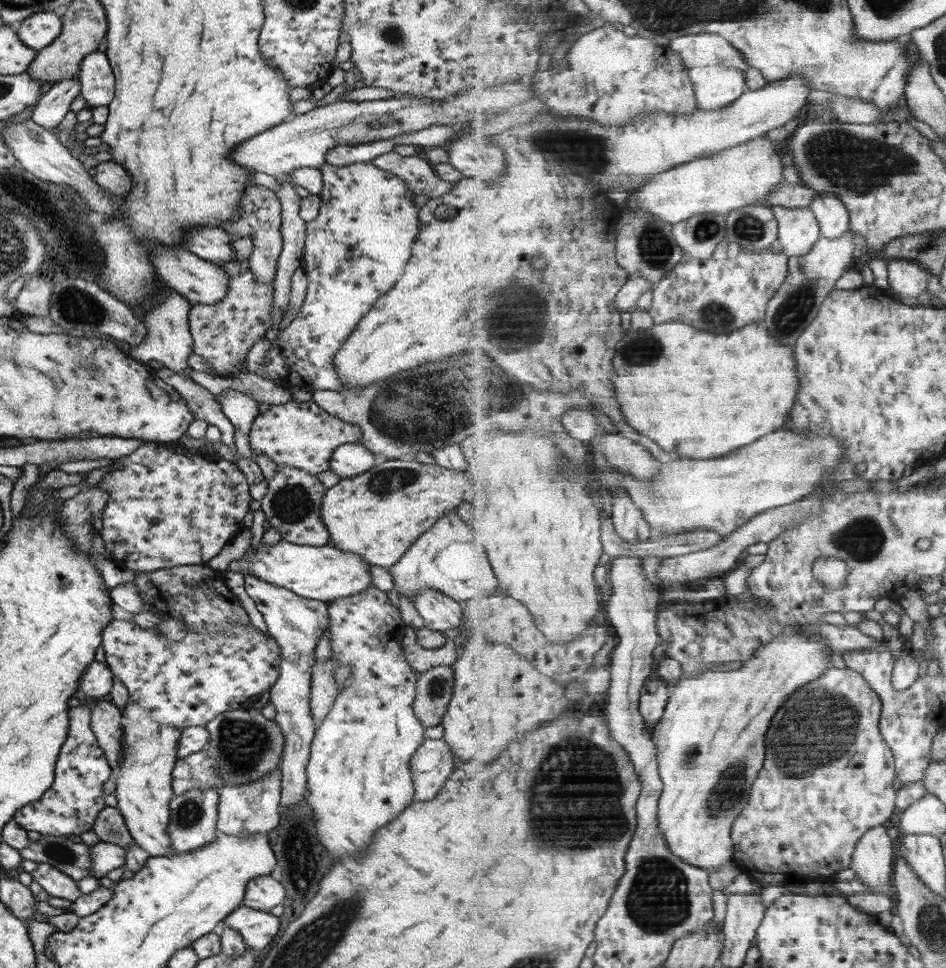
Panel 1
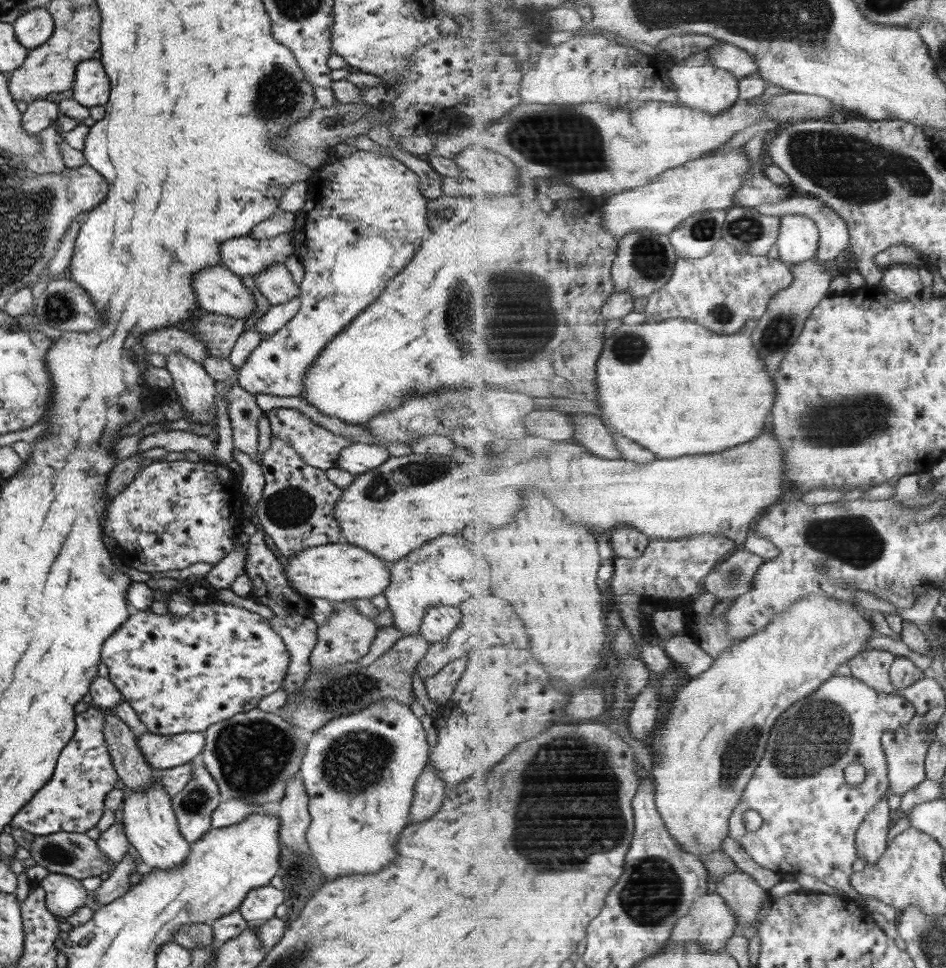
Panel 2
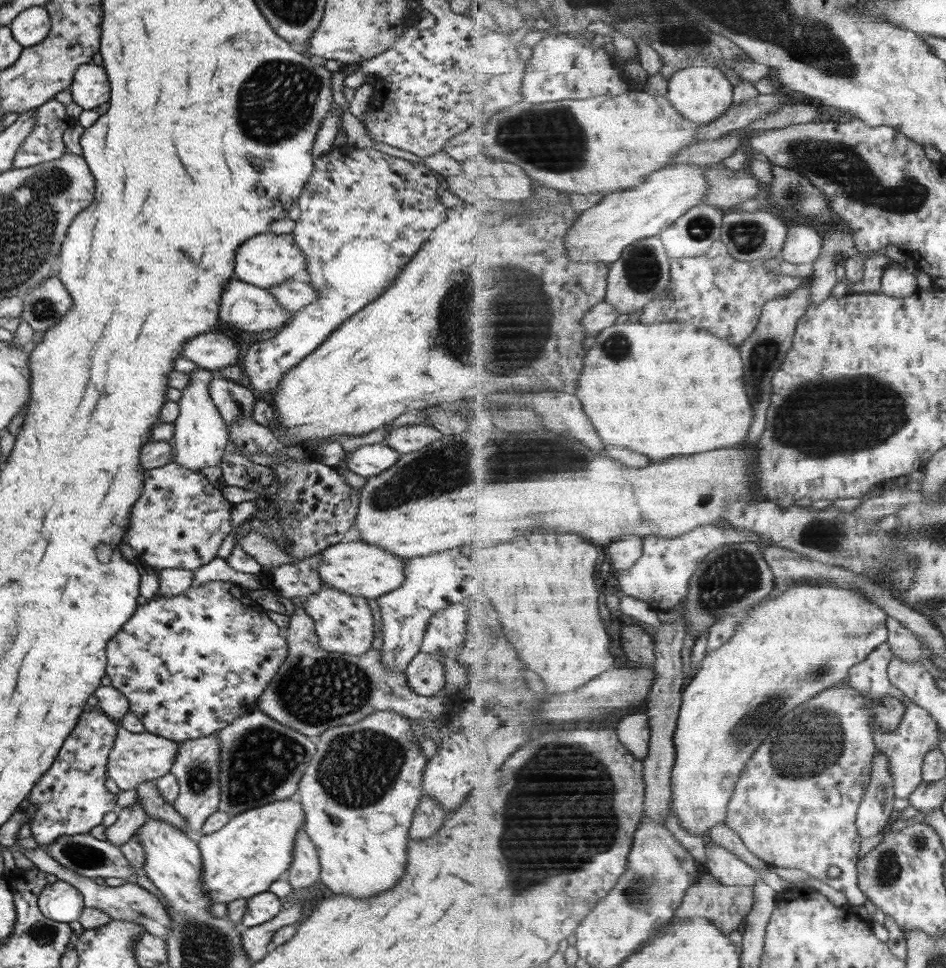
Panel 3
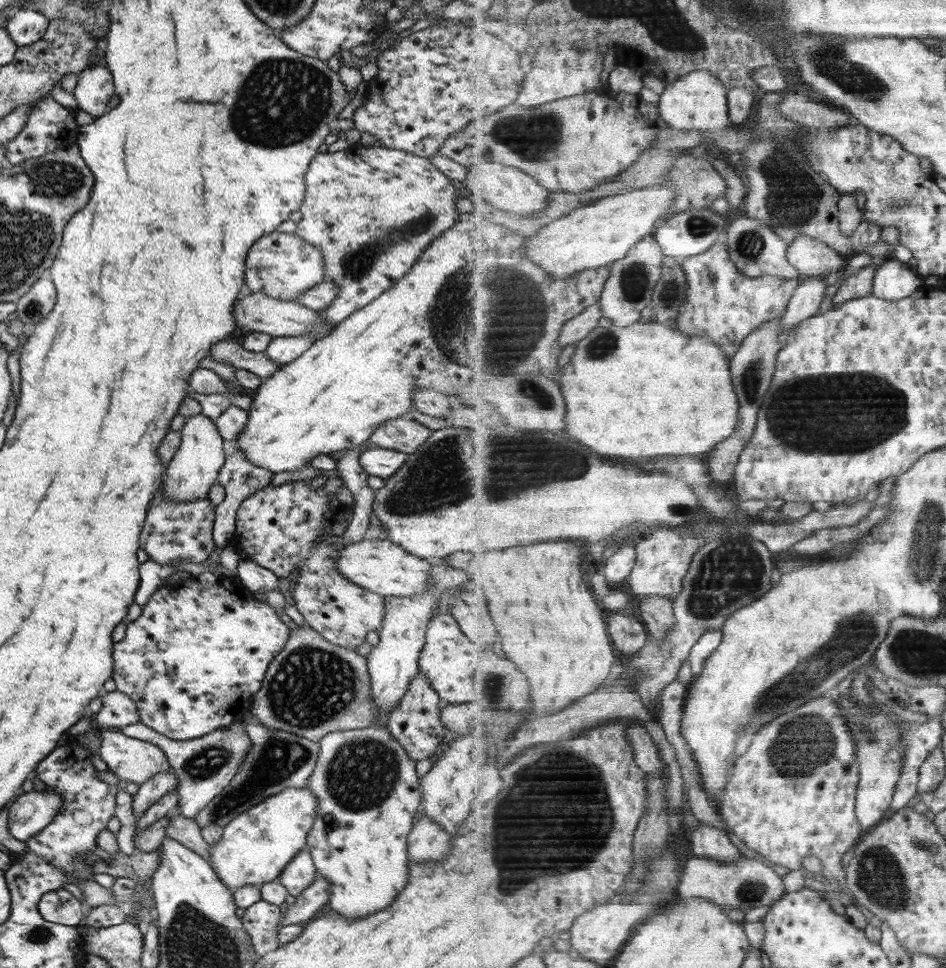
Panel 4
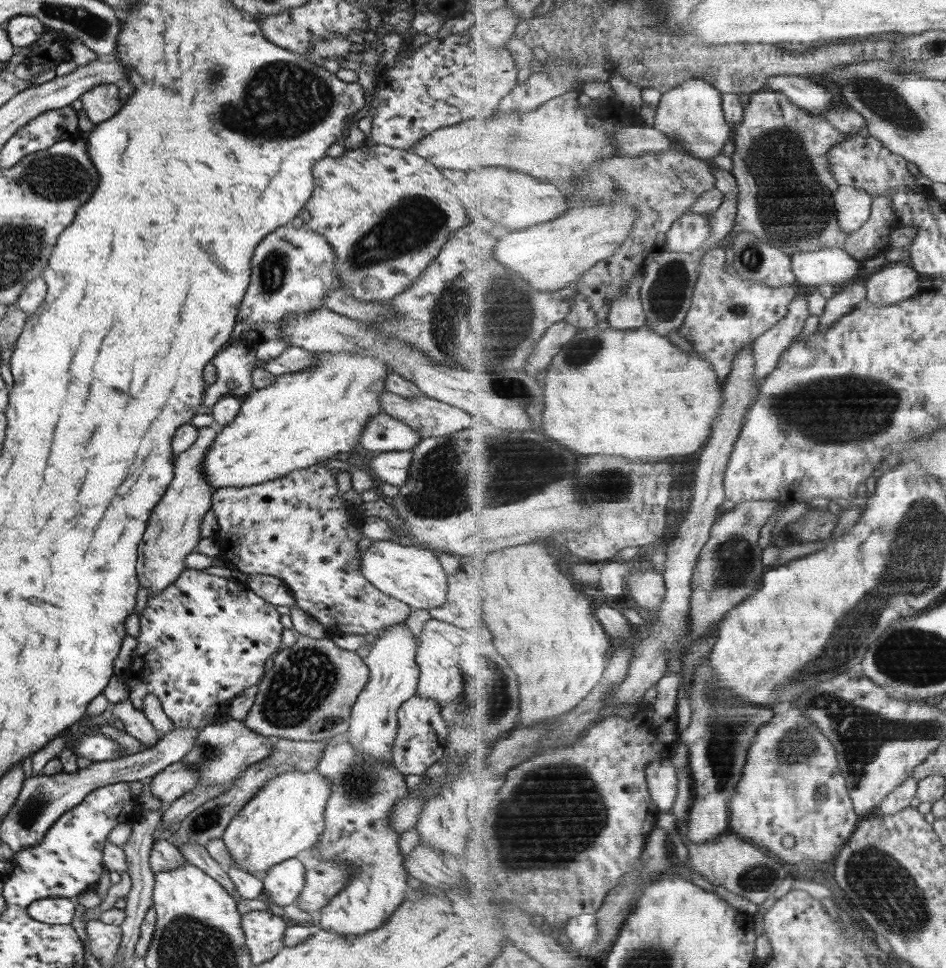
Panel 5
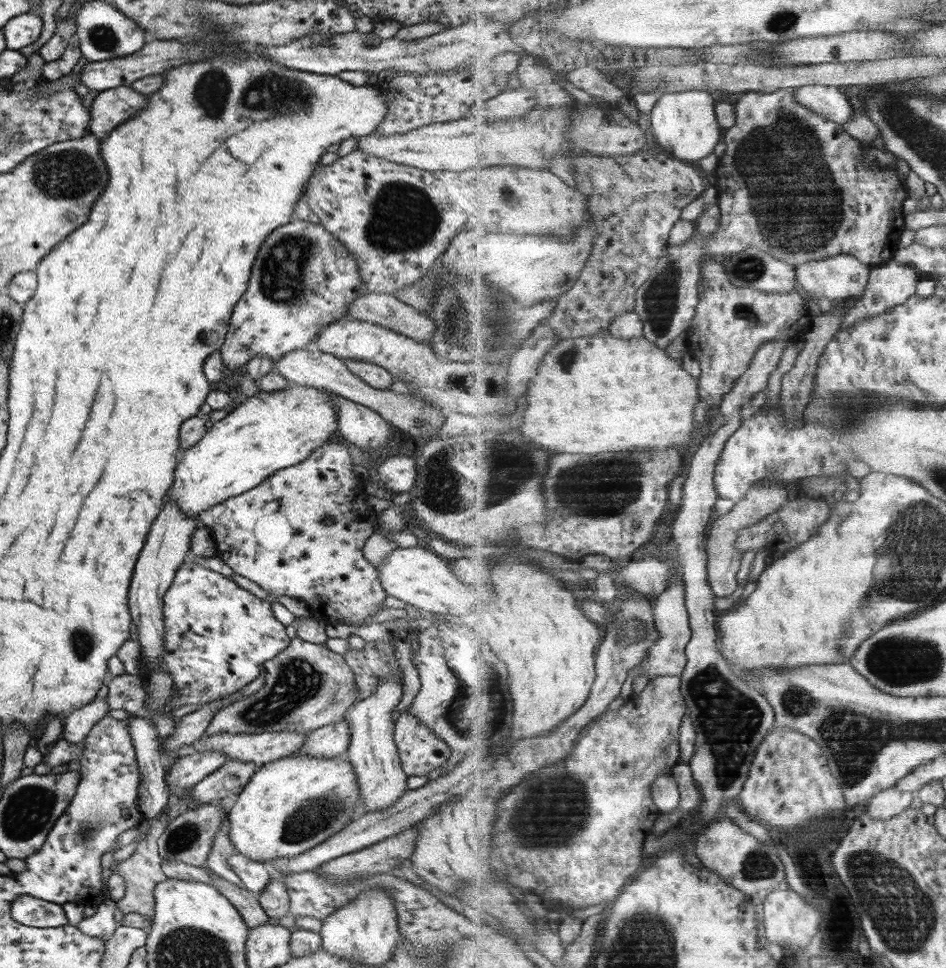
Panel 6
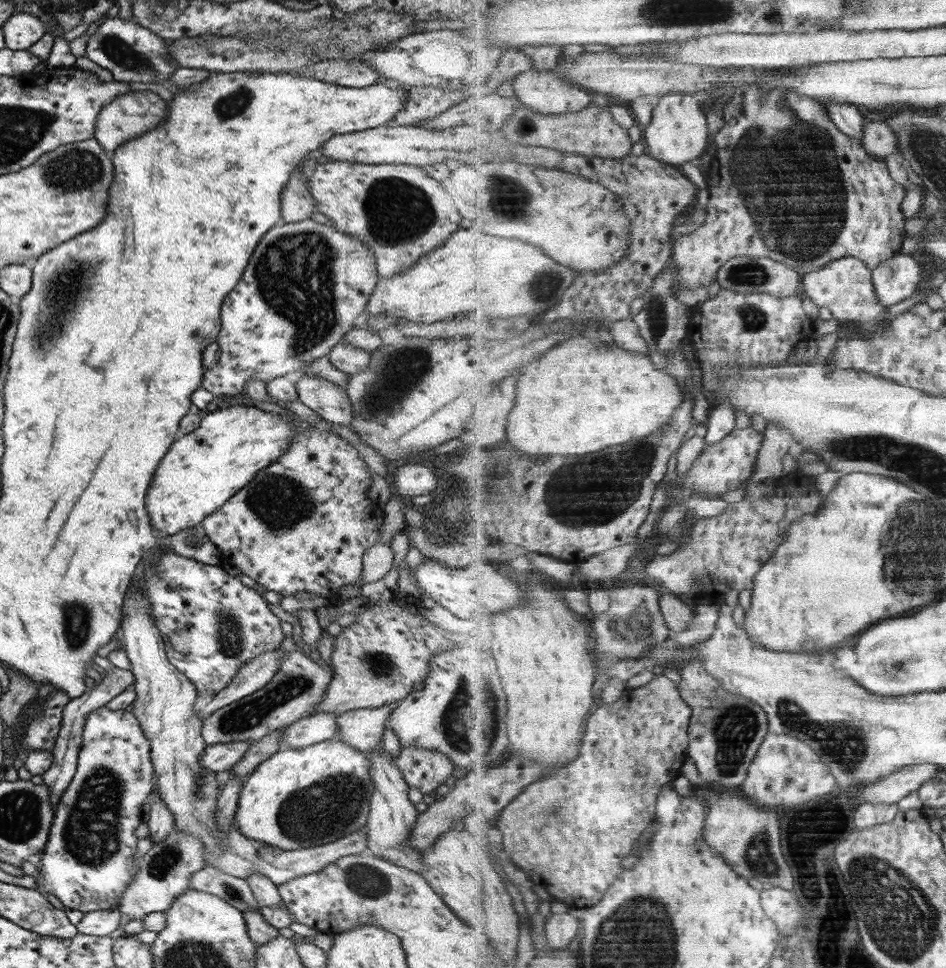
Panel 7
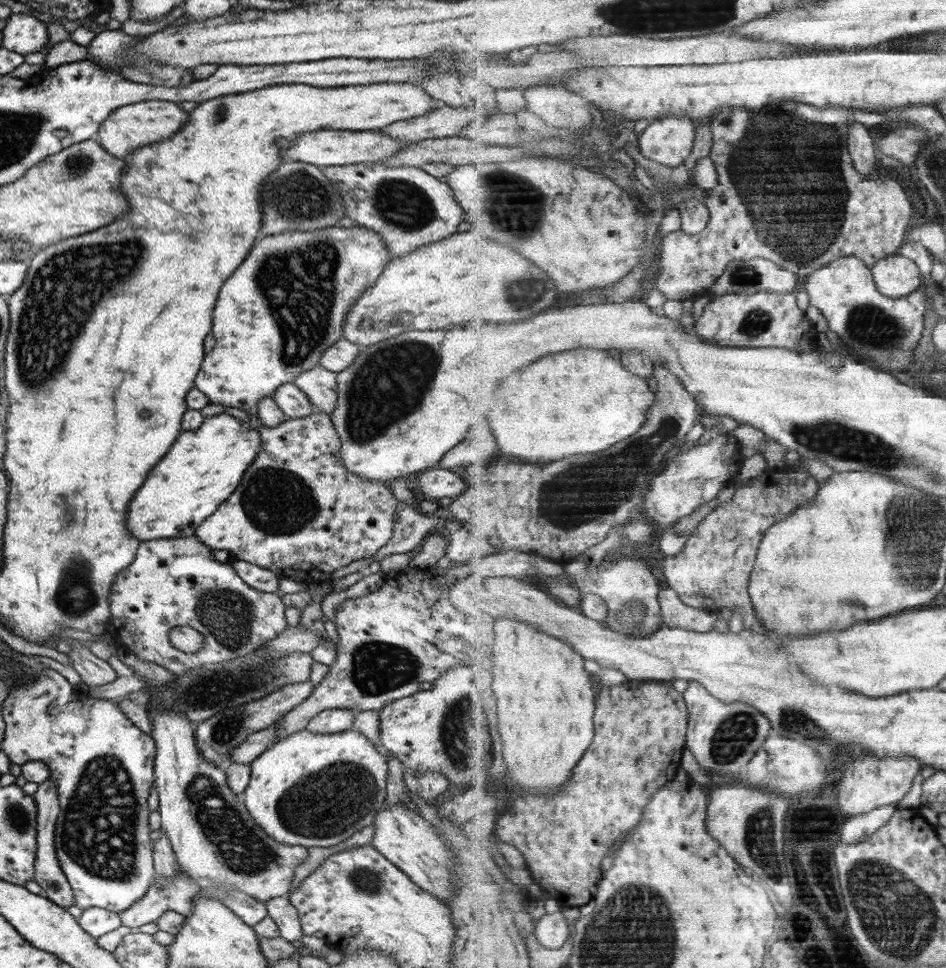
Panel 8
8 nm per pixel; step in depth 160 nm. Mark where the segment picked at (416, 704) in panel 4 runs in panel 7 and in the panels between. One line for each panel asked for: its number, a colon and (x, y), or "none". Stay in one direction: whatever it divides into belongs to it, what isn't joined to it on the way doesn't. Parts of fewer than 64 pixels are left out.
5: (421, 733)
6: (419, 750)
7: (425, 770)

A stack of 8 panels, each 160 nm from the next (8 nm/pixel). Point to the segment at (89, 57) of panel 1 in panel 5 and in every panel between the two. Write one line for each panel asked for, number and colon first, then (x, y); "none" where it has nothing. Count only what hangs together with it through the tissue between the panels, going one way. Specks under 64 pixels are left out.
2: (91, 86)
3: (89, 87)
4: (93, 88)
5: (100, 102)

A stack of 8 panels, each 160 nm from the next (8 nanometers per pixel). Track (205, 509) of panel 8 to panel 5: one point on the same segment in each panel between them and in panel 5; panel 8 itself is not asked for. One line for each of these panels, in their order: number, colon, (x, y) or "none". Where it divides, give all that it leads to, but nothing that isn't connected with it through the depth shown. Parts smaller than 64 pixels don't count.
5: (301, 418)
6: (270, 431)
7: (201, 470)

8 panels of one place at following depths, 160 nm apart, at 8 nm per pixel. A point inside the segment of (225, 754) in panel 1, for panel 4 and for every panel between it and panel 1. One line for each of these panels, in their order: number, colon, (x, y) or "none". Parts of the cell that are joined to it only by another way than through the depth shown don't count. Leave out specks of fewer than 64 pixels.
2: (250, 755)
3: (261, 761)
4: (275, 760)

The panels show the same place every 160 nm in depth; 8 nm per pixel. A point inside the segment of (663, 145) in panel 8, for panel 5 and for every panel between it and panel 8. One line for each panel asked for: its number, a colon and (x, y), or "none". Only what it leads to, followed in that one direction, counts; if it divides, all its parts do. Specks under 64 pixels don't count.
5: (692, 114)
6: (685, 124)
7: (679, 132)

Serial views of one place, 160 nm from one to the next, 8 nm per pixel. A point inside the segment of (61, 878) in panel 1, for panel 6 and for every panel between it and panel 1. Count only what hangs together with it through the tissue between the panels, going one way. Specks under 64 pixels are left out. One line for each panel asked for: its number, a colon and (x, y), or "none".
2: (63, 895)
3: (59, 901)
4: (60, 907)
5: (59, 910)
6: (33, 912)

